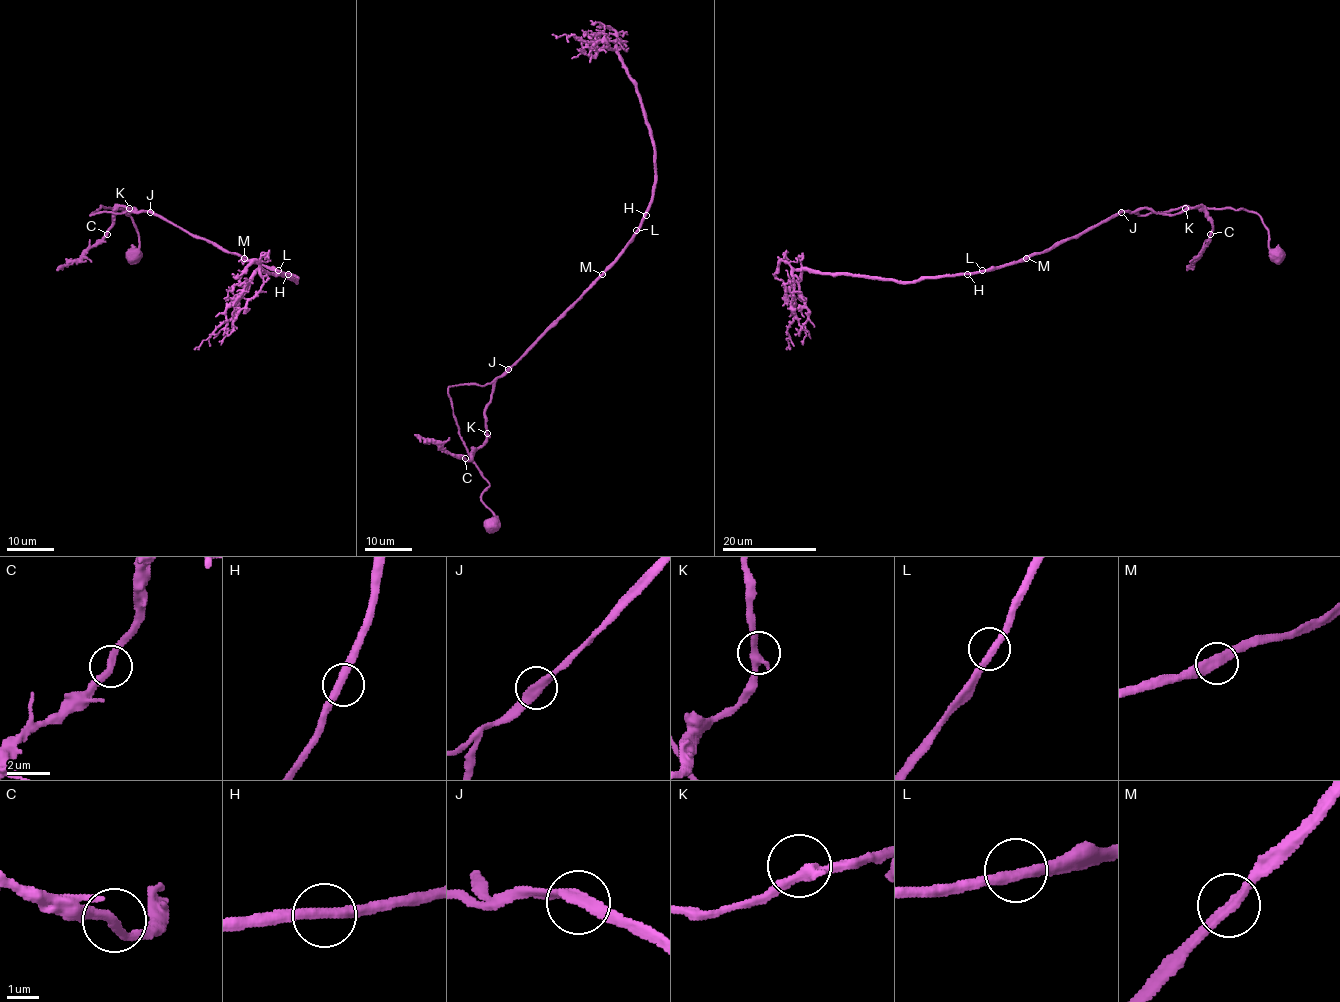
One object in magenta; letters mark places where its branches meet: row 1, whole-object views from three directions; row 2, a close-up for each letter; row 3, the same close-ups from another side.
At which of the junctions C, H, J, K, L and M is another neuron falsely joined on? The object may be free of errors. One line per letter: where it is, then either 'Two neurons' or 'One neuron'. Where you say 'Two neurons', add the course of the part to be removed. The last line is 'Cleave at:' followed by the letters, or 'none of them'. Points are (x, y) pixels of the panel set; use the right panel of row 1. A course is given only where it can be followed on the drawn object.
C: Place: (1210, 234). One neuron
H: Place: (967, 274). One neuron
J: Place: (1121, 212). One neuron
K: Place: (1185, 208). One neuron
L: Place: (982, 270). One neuron
M: Place: (1026, 258). One neuron
Cleave at: none of them

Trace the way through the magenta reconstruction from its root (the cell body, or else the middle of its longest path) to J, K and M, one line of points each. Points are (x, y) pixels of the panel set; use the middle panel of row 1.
J: (491, 522), (497, 516), (481, 500), (488, 482), (471, 456), (486, 438), (485, 410), (493, 384), (509, 368)
K: (491, 522), (497, 516), (481, 500), (488, 482), (471, 457), (485, 442), (487, 433)
M: (491, 522), (497, 516), (481, 500), (488, 482), (471, 456), (486, 438), (485, 410), (493, 384), (602, 274)

